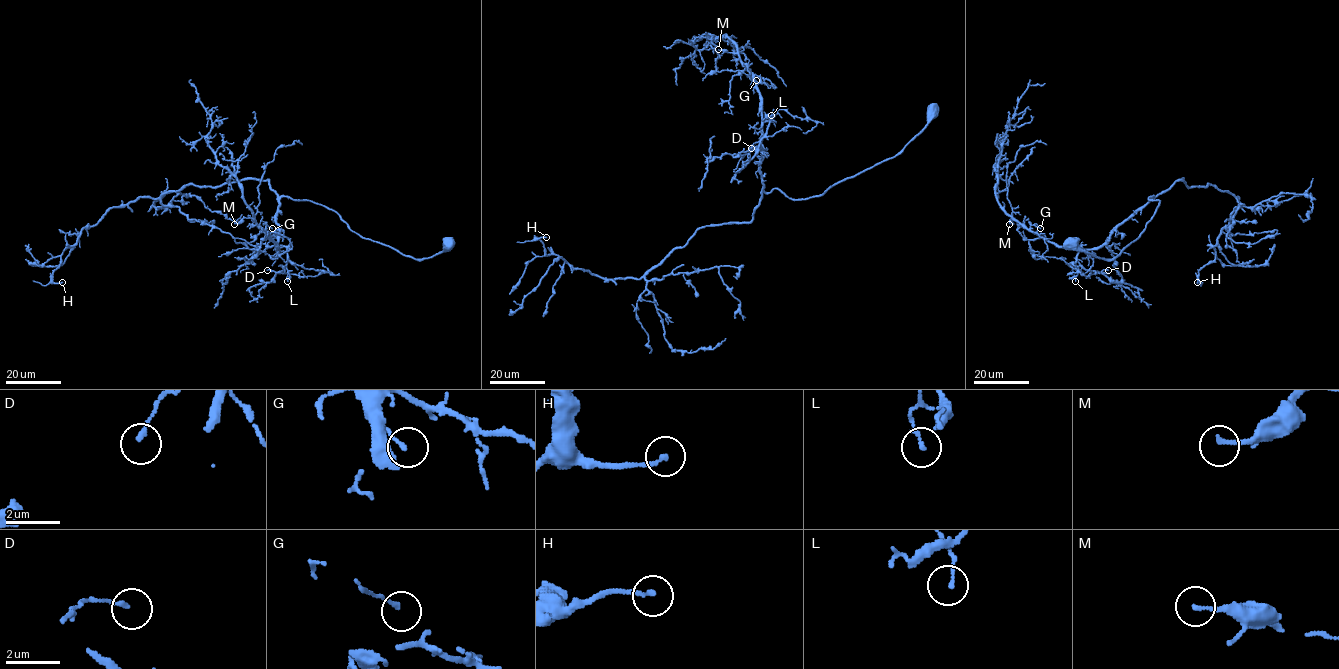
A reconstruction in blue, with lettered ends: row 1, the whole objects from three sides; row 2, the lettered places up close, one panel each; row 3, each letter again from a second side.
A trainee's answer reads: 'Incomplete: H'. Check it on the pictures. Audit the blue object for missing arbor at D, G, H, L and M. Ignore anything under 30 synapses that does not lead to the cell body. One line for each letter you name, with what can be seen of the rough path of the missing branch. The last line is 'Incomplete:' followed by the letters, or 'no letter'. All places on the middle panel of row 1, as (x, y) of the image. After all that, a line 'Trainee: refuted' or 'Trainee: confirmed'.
Incomplete: no letter
Trainee: refuted

